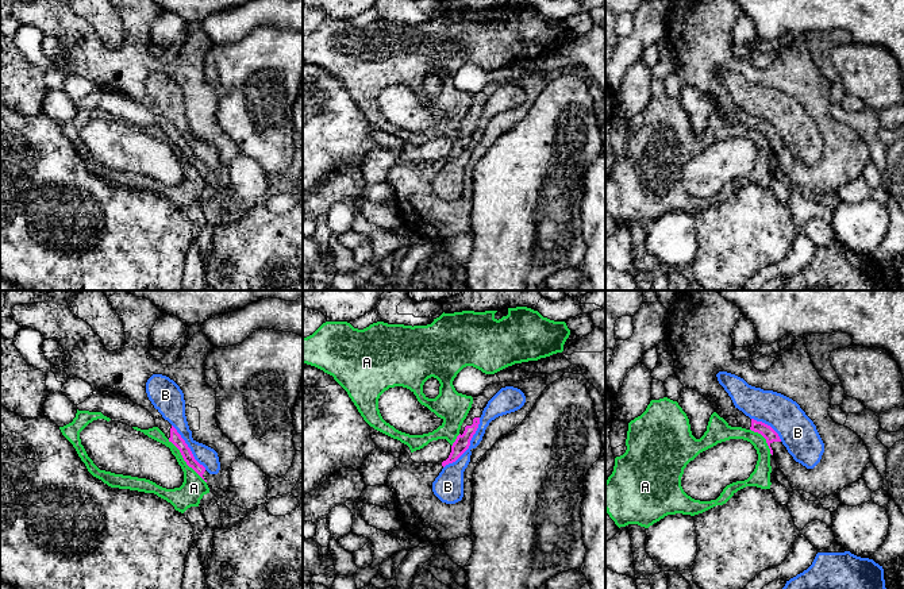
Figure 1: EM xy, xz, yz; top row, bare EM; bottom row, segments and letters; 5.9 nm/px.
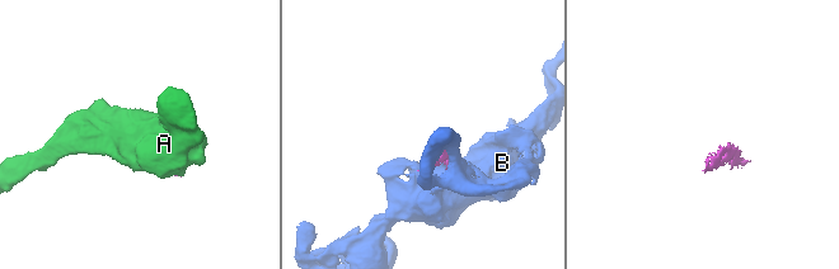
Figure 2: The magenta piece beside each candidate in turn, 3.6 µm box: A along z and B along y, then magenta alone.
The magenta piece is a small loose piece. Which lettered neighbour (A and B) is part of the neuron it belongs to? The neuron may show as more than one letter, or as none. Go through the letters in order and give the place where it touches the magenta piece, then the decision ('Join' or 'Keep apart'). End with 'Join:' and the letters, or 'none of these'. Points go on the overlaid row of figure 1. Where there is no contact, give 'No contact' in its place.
A: Touches magenta at xy (184, 459). Keep apart
B: Touches magenta at xz (469, 445). Keep apart
Join: none of these

